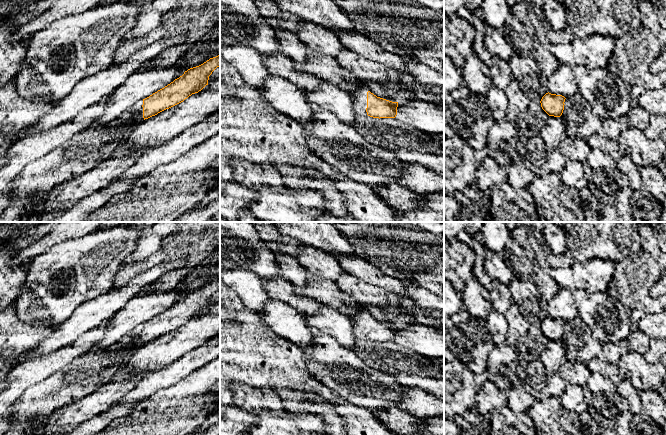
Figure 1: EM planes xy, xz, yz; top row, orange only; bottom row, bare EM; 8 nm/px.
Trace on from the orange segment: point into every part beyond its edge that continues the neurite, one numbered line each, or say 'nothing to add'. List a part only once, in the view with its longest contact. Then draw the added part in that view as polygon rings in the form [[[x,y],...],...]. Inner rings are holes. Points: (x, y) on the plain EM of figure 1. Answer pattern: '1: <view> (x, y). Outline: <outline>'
1: xz (360, 319). Outline: [[[359,312],[352,316],[350,319],[355,324],[354,333],[357,339],[367,339],[367,316],[370,315],[369,312]]]

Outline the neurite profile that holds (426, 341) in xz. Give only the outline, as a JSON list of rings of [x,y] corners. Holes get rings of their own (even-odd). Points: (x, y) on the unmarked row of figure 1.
[[[413,323],[398,326],[395,341],[407,351],[430,359],[444,357],[444,331]]]

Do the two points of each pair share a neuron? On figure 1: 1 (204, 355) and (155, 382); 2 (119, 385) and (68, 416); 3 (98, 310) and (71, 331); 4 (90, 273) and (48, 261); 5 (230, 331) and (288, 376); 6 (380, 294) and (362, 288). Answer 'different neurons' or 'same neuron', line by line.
1: same neuron
2: same neuron
3: same neuron
4: same neuron
5: same neuron
6: same neuron

